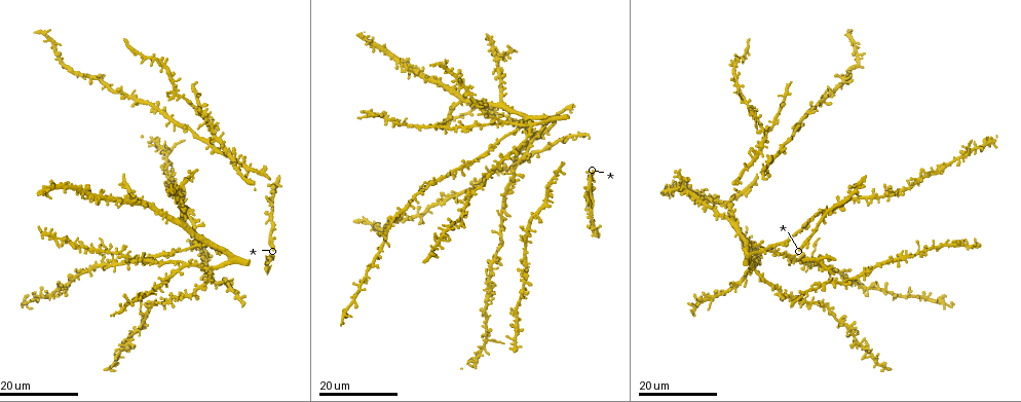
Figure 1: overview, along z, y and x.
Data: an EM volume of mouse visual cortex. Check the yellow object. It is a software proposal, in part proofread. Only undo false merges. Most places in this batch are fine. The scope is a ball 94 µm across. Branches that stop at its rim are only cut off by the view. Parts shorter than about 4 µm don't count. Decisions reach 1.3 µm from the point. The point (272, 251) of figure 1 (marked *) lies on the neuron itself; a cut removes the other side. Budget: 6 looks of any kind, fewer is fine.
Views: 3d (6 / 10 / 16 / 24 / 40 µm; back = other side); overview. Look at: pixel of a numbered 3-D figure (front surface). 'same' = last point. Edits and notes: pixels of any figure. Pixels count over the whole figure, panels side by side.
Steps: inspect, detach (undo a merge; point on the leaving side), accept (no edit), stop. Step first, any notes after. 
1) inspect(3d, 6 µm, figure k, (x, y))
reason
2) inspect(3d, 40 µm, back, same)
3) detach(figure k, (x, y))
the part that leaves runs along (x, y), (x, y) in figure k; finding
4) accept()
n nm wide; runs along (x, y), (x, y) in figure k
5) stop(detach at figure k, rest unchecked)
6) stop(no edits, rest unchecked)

inspect(3d, 24 µm, figure 1, (112, 264))

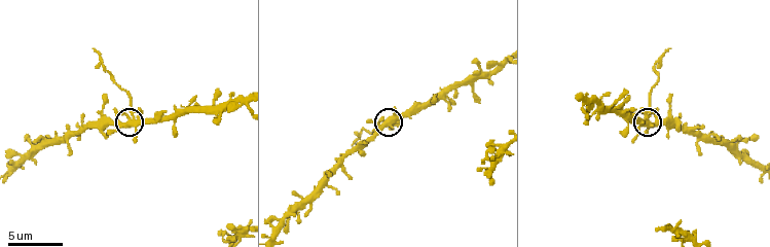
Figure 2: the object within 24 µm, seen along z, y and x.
inspect(3d, 10 µm, figure 2, (647, 122))

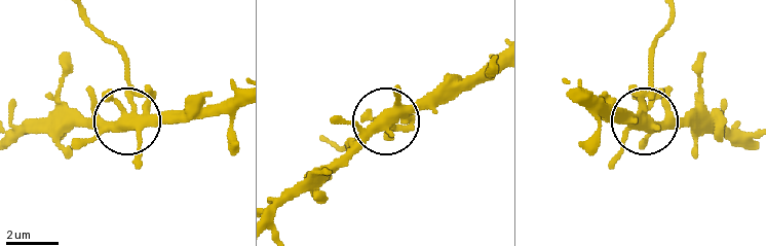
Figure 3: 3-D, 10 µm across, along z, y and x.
detach(figure 3, (122, 56))
the part that leaves runs along (133, 92), (124, 61), (87, 13) in figure 3; two neurons meet here

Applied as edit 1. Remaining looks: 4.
inspect(3d, 24 µm, figure 1, (461, 102))

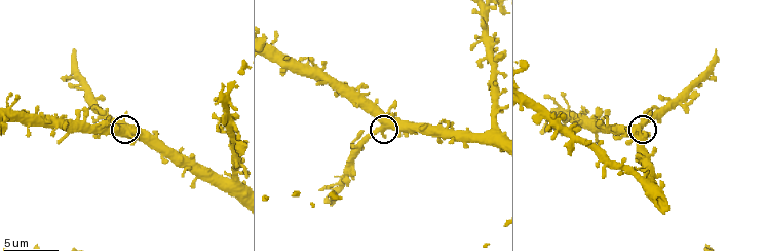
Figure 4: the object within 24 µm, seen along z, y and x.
inspect(3d, 10 µm, figure 4, (381, 124))

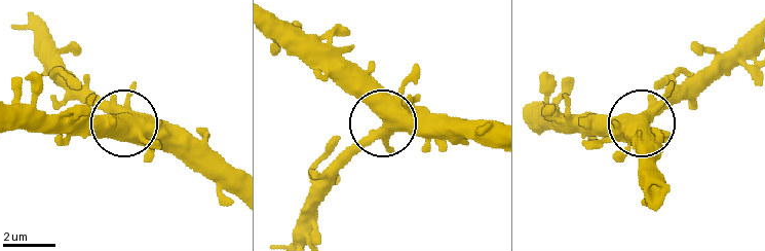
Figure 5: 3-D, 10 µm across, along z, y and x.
accept()
side arm 12 µm; runs along (490, 141), (391, 126), (334, 176) in figure 5; all the same neuron

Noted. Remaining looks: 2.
inspect(3d, 16 µm, figure 1, (489, 339))
small branch off a trunk

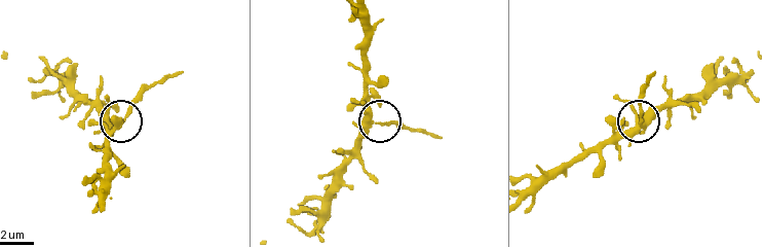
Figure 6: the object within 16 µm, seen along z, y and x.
inspect(3d, 10 µm, figure 6, (640, 126))

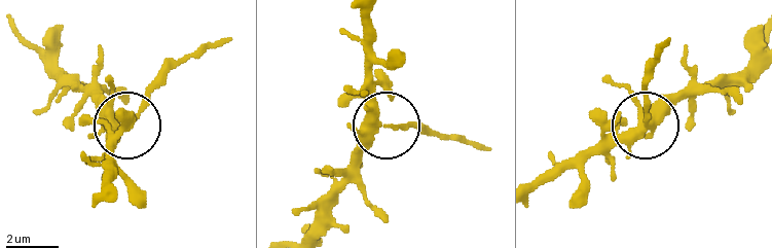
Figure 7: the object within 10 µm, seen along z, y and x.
detach(figure 7, (148, 91))
side arm 6 µm; the part that leaves runs along (648, 120), (648, 76), (667, 38) in figure 7; two neurons meet here

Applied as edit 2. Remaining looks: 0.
stop(detach at figure 3, detach at figure 7, rest unchecked)

